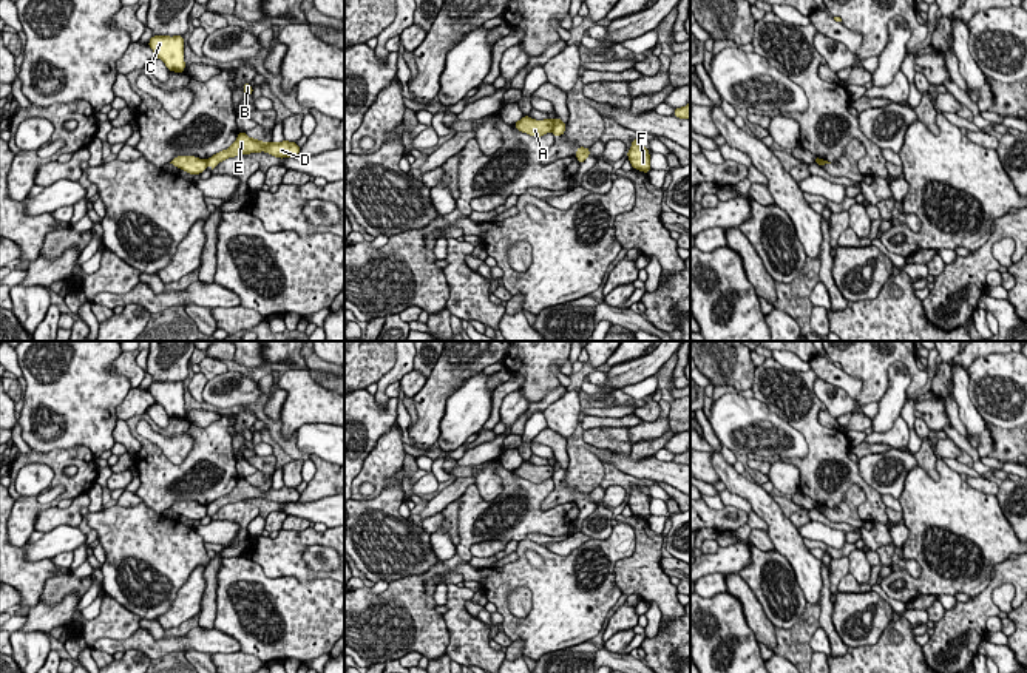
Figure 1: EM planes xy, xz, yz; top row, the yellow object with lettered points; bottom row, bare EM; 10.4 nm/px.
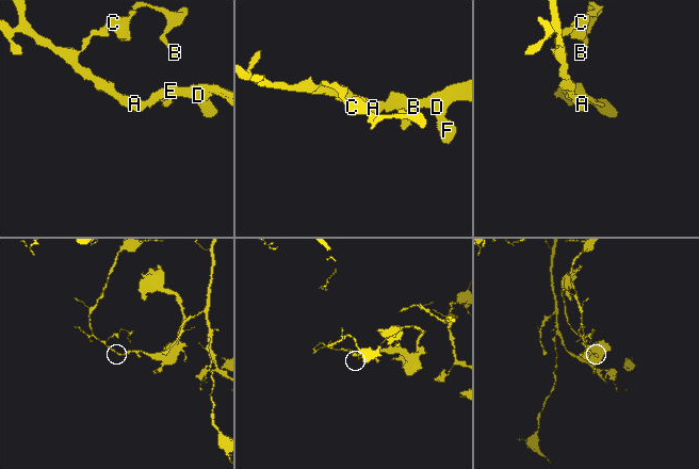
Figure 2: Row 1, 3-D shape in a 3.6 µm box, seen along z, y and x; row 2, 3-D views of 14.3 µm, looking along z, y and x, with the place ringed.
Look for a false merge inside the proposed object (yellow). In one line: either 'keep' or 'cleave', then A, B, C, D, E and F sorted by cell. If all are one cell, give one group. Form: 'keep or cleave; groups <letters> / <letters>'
cleave; groups A B C / D E F

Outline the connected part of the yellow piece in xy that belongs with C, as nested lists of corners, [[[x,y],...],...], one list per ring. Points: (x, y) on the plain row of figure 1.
[[[153,381],[148,387],[154,401],[161,404],[168,417],[184,418],[184,383],[182,381]]]

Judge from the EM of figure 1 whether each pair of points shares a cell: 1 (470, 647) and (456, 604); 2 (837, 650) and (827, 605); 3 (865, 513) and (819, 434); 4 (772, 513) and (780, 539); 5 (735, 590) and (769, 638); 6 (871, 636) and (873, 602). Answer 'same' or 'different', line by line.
1: same
2: same
3: same
4: same
5: same
6: same

